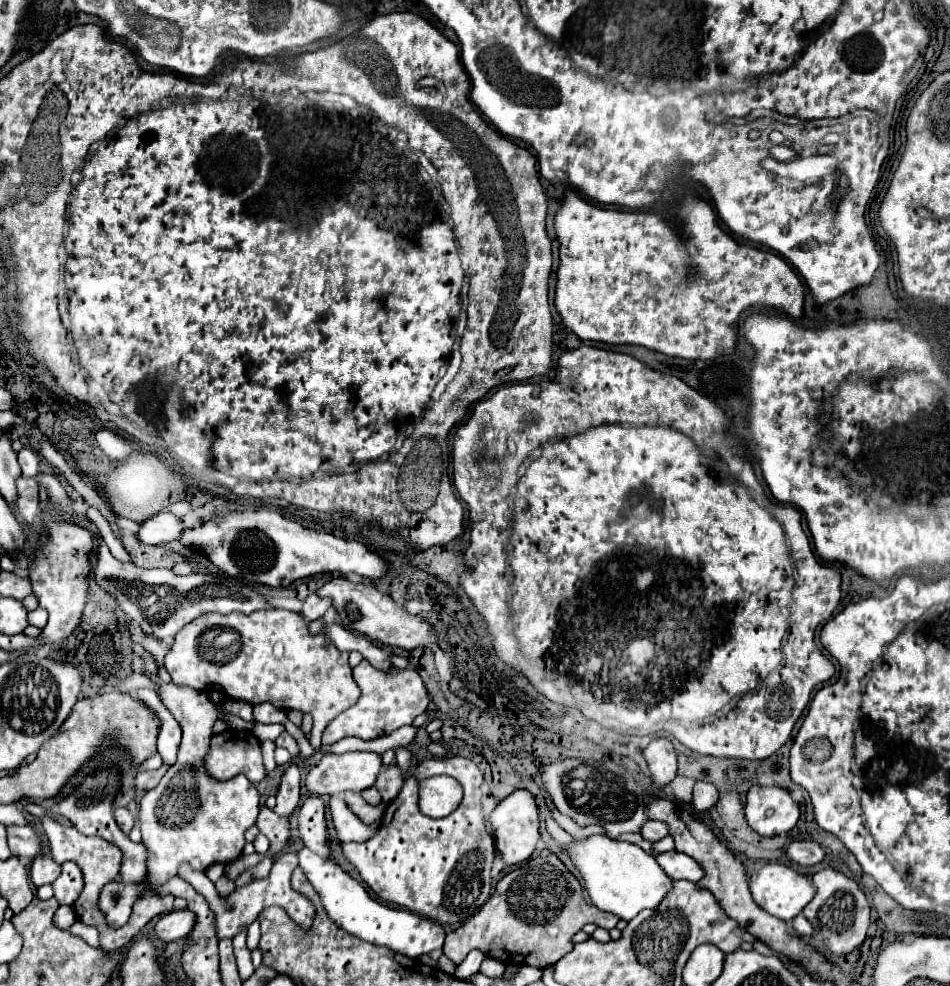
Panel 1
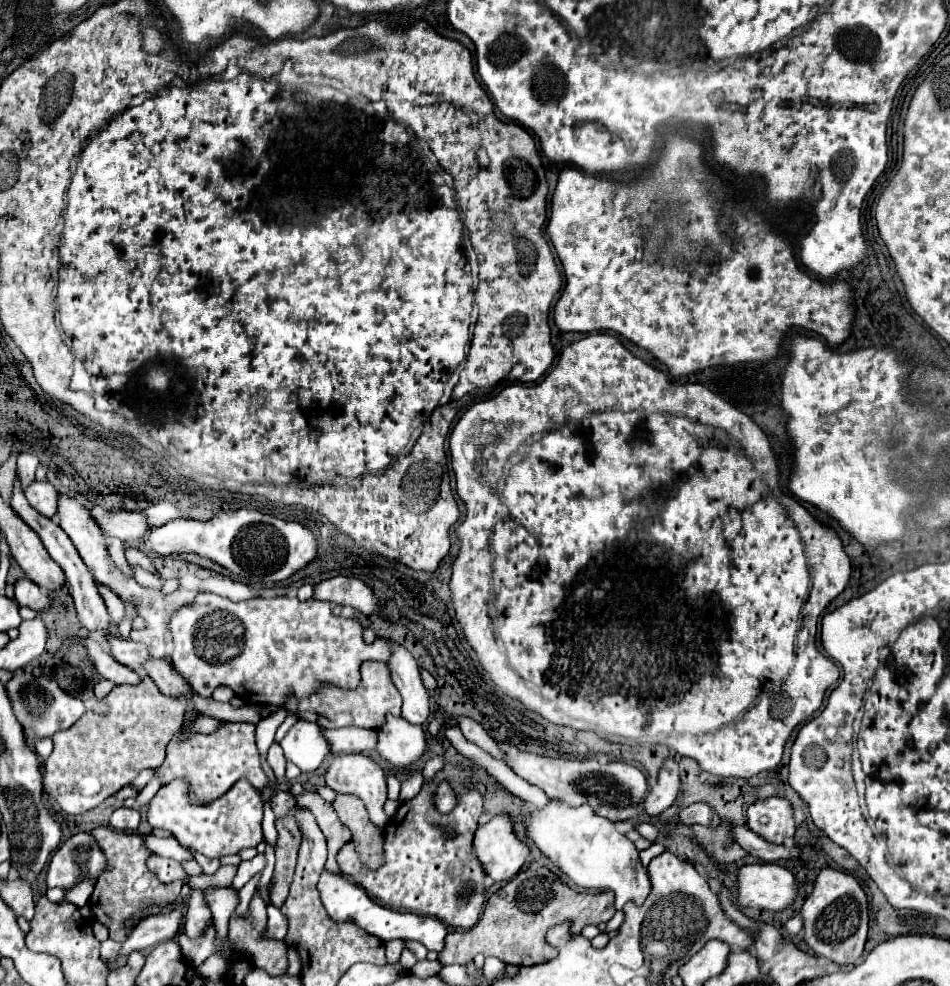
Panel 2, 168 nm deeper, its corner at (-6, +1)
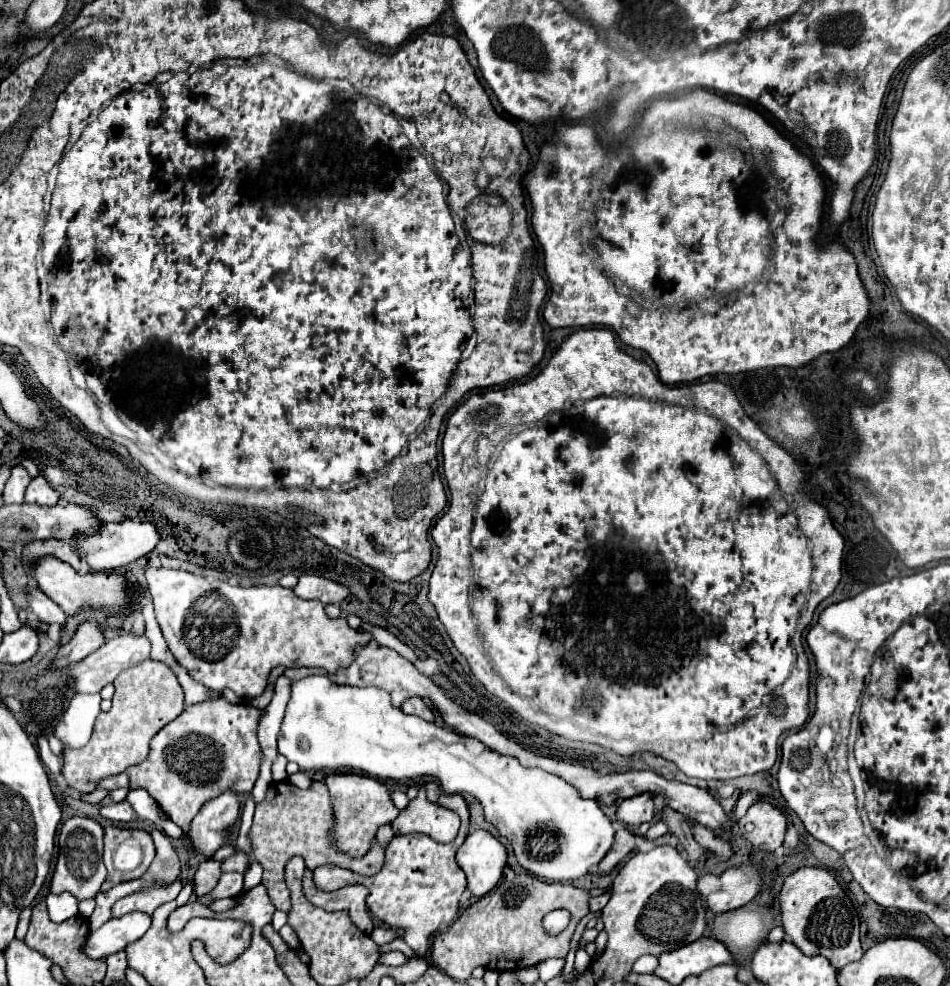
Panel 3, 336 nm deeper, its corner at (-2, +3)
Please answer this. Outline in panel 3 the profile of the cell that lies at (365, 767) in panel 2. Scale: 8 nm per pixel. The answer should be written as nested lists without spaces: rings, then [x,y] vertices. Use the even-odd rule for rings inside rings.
[[[330,774],[324,782],[328,786],[334,810],[334,826],[330,828],[330,840],[336,850],[352,858],[362,858],[370,850],[378,828],[394,822],[394,818],[398,816],[398,808],[392,804],[388,788],[376,778],[364,774]]]

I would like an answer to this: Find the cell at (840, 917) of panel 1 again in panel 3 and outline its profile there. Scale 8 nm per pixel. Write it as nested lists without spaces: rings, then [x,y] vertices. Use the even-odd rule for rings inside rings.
[[[800,868],[792,872],[778,894],[782,928],[792,944],[796,944],[804,954],[822,954],[830,960],[834,968],[842,968],[848,962],[862,958],[860,946],[860,920],[844,890],[838,886],[834,876],[824,868]]]

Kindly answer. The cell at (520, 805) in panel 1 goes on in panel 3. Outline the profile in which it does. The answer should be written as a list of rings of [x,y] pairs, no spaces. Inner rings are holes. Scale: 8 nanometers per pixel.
[[[476,830],[468,834],[464,844],[458,848],[456,862],[466,874],[466,888],[470,890],[472,898],[482,898],[494,890],[502,878],[506,848],[496,836],[488,834],[486,830]]]

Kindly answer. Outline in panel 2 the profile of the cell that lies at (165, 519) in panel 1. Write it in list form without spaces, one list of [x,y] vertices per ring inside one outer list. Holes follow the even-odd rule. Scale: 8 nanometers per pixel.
[[[126,510],[112,512],[108,516],[108,520],[104,524],[100,524],[100,530],[104,536],[120,538],[122,542],[140,540],[142,536],[146,536],[150,532],[150,528],[152,526],[148,524],[148,520],[142,512],[126,512]]]

